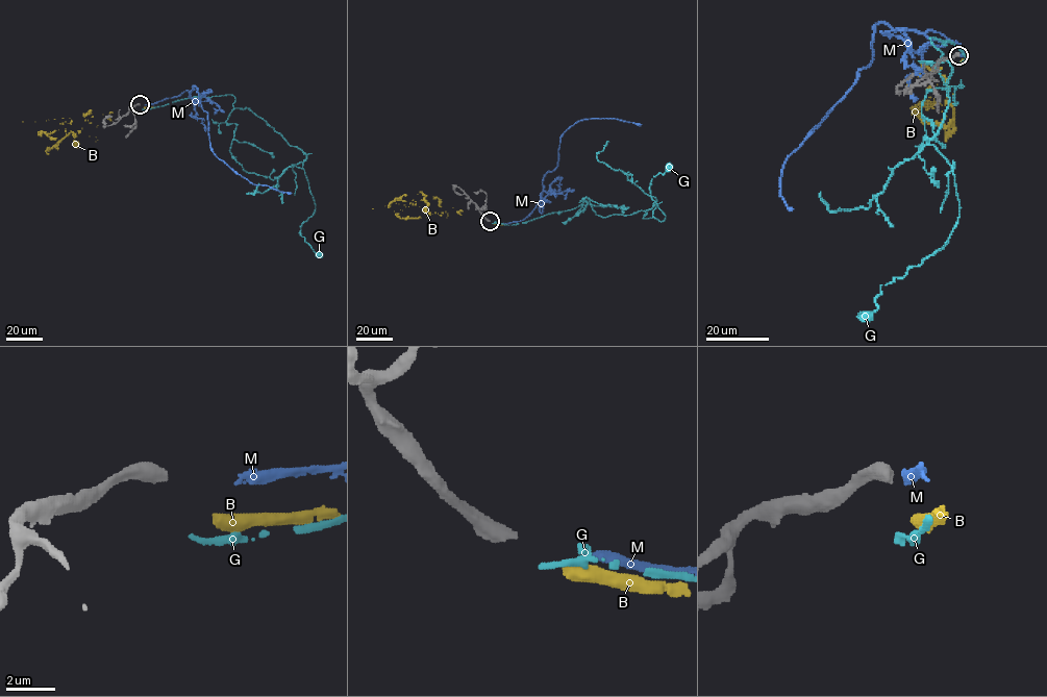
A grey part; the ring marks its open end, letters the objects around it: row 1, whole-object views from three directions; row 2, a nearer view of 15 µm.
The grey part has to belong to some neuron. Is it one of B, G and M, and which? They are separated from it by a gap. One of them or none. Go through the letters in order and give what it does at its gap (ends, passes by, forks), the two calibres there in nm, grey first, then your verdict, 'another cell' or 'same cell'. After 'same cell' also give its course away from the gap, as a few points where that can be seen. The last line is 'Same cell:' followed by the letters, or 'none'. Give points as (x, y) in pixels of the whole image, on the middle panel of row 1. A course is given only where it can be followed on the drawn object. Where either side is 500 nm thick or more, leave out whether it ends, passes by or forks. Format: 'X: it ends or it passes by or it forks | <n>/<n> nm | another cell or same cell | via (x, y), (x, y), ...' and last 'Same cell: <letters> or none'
B: 480/500 nm | another cell
G: it ends | 480/240 nm | another cell
M: it ends | 480/260 nm | same cell | via (495, 222), (523, 220), (533, 209), (545, 175), (557, 164), (561, 135), (577, 122), (616, 119), (641, 124)
Same cell: M

